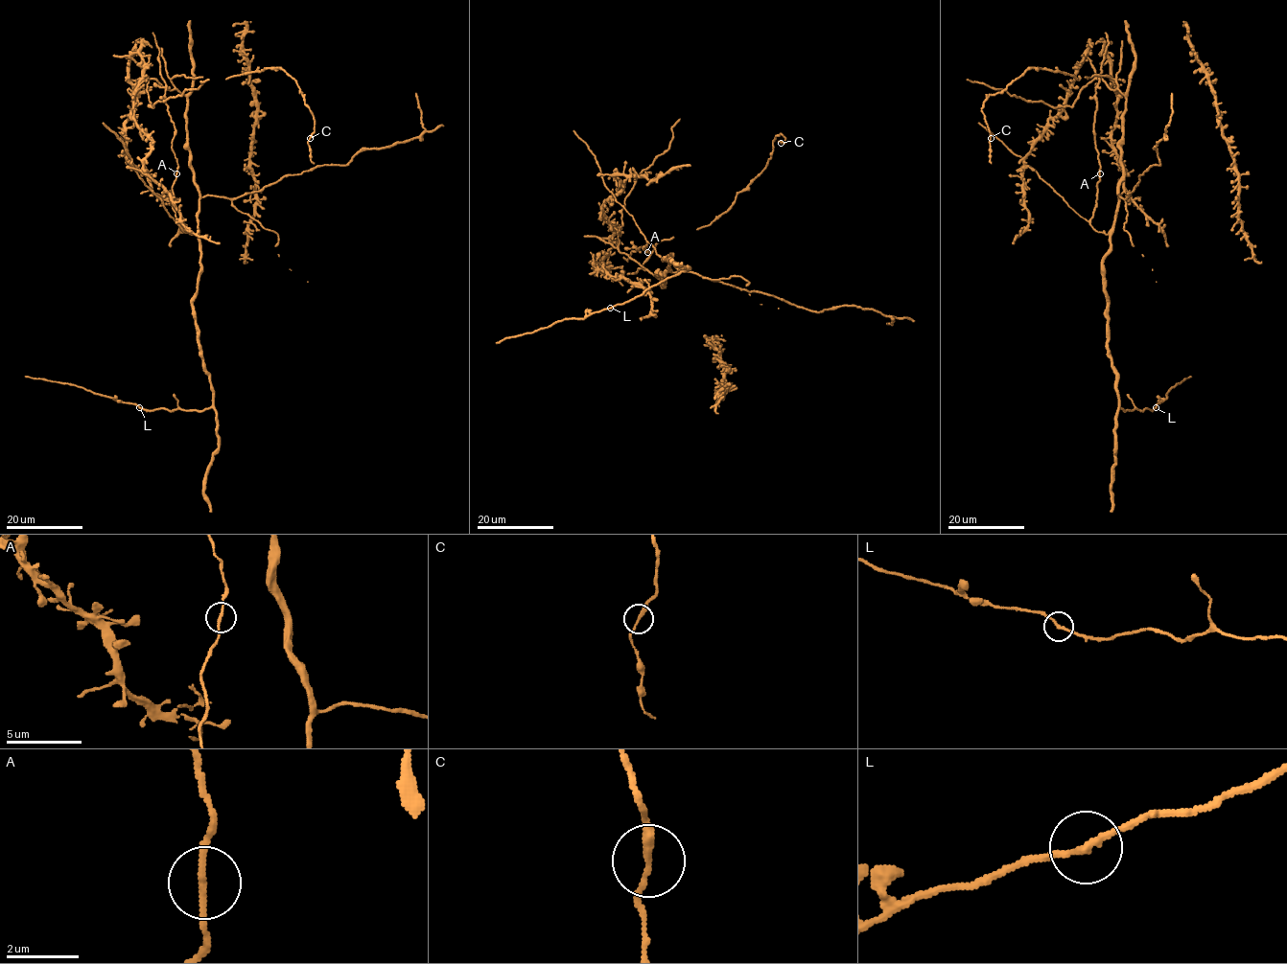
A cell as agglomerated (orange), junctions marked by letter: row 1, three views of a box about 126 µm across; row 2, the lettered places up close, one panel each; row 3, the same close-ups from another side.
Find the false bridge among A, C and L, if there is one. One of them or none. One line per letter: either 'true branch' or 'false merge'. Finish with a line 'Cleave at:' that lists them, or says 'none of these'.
A: true branch
C: true branch
L: true branch
Cleave at: none of these

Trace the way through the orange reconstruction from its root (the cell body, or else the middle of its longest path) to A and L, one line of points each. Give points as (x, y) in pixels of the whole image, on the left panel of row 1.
A: (191, 164), (199, 196), (198, 232), (194, 235), (186, 233), (178, 225), (172, 207), (172, 186), (176, 173)
L: (191, 164), (199, 196), (200, 253), (193, 316), (202, 366), (210, 376), (212, 404), (203, 410), (139, 407)

